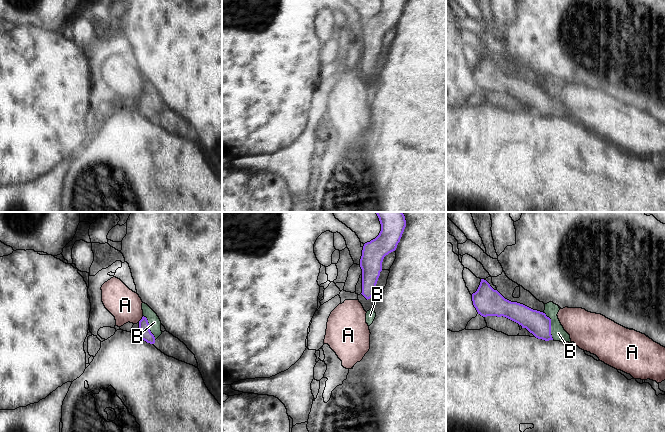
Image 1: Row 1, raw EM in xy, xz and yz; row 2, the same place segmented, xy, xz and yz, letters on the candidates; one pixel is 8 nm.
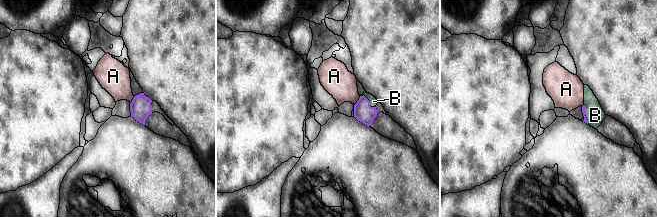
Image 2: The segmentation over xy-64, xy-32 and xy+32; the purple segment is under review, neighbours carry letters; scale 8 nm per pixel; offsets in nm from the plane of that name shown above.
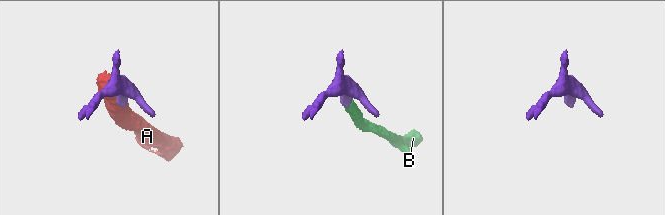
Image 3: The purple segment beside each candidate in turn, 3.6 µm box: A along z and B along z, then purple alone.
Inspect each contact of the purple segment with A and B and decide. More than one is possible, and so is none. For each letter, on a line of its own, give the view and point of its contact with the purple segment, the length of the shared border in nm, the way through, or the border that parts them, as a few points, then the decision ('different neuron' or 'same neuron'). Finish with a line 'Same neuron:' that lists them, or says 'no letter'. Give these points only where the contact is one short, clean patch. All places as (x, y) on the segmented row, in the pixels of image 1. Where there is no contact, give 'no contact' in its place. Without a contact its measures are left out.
A: contact xy (141, 319); length 70 nm; border xy (143, 316), (138, 322); different neuron
B: contact yz (550, 326); length 240 nm; way yz (536, 322), (543, 326), (550, 326), (558, 333); same neuron
Same neuron: B

